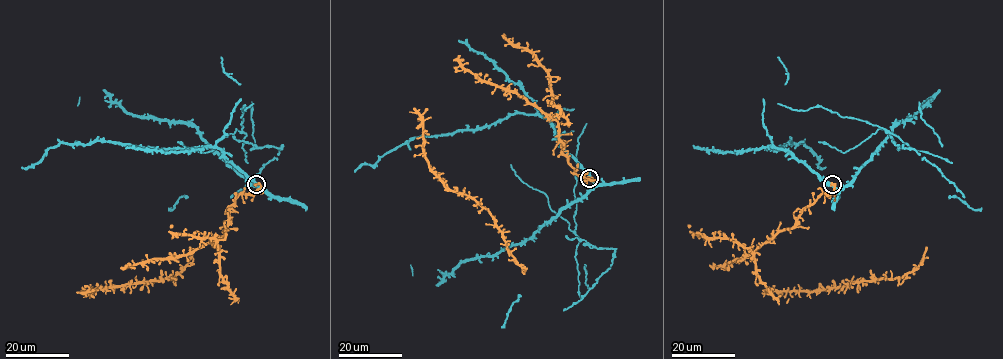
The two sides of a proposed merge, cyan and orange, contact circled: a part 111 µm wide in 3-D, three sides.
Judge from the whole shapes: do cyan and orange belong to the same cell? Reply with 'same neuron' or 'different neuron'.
different neuron

